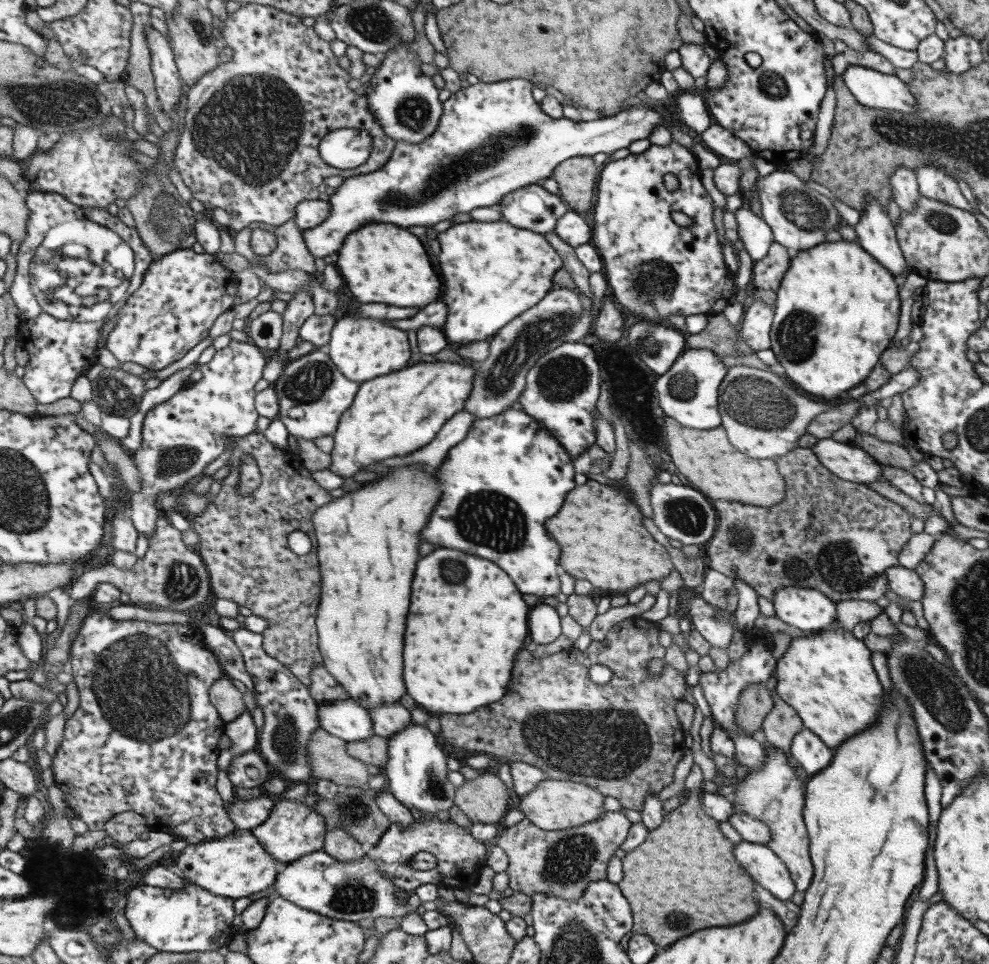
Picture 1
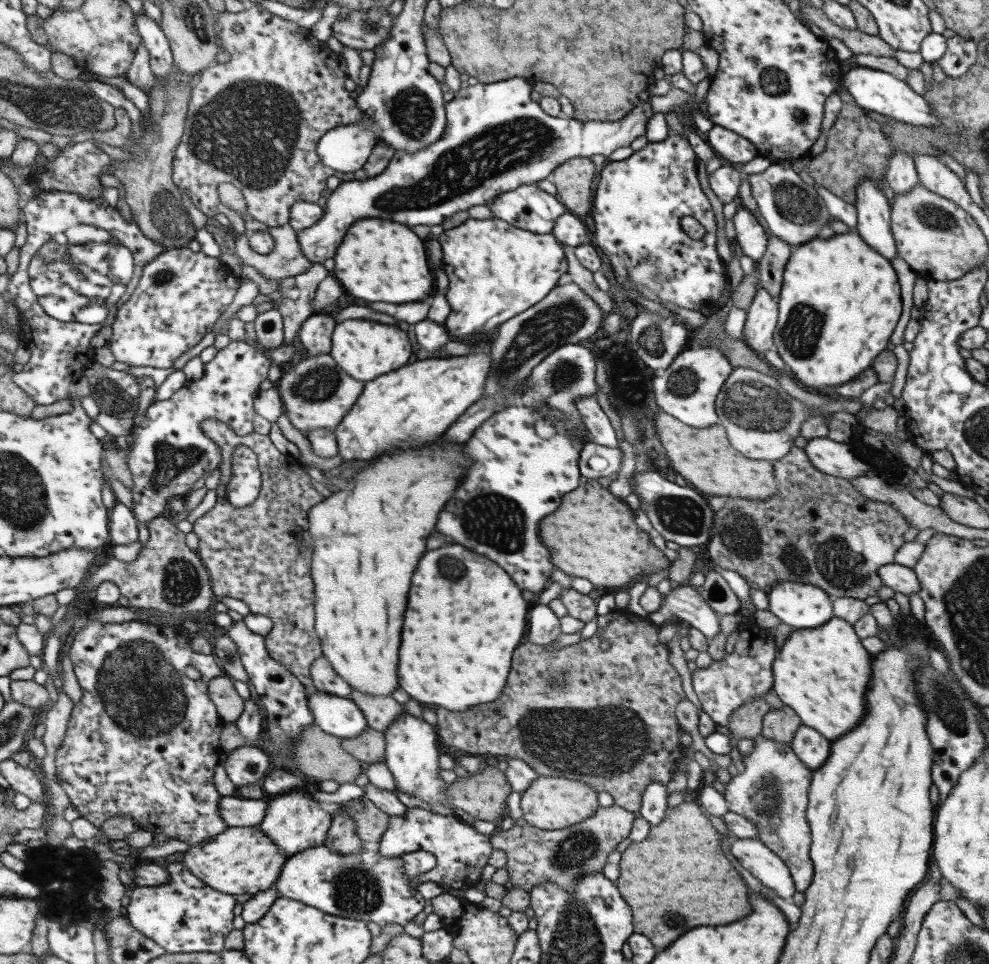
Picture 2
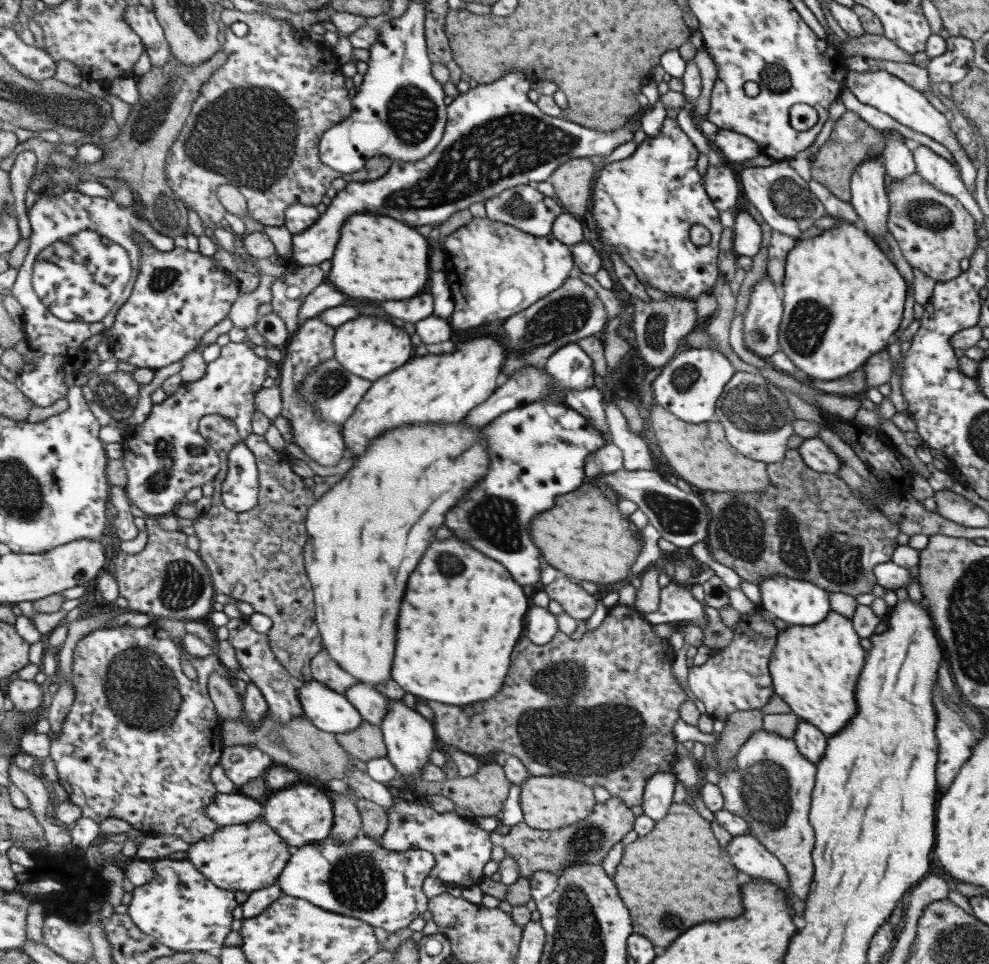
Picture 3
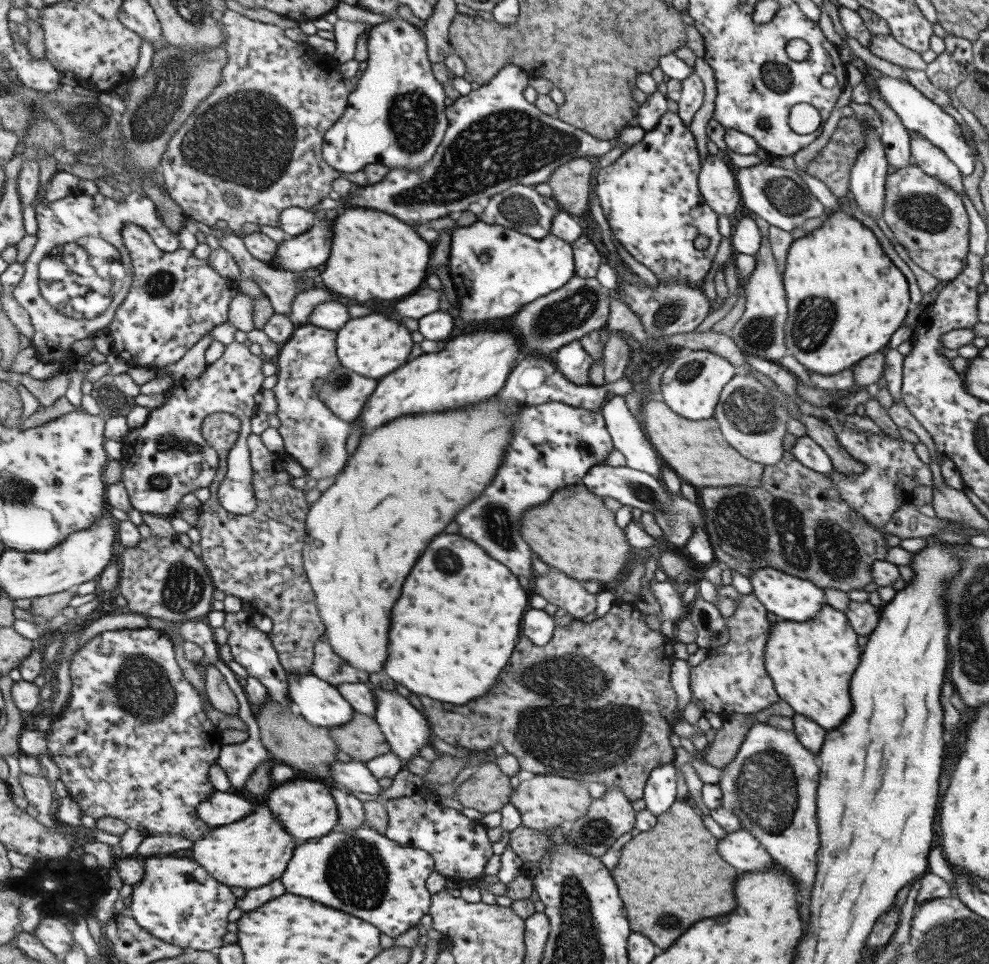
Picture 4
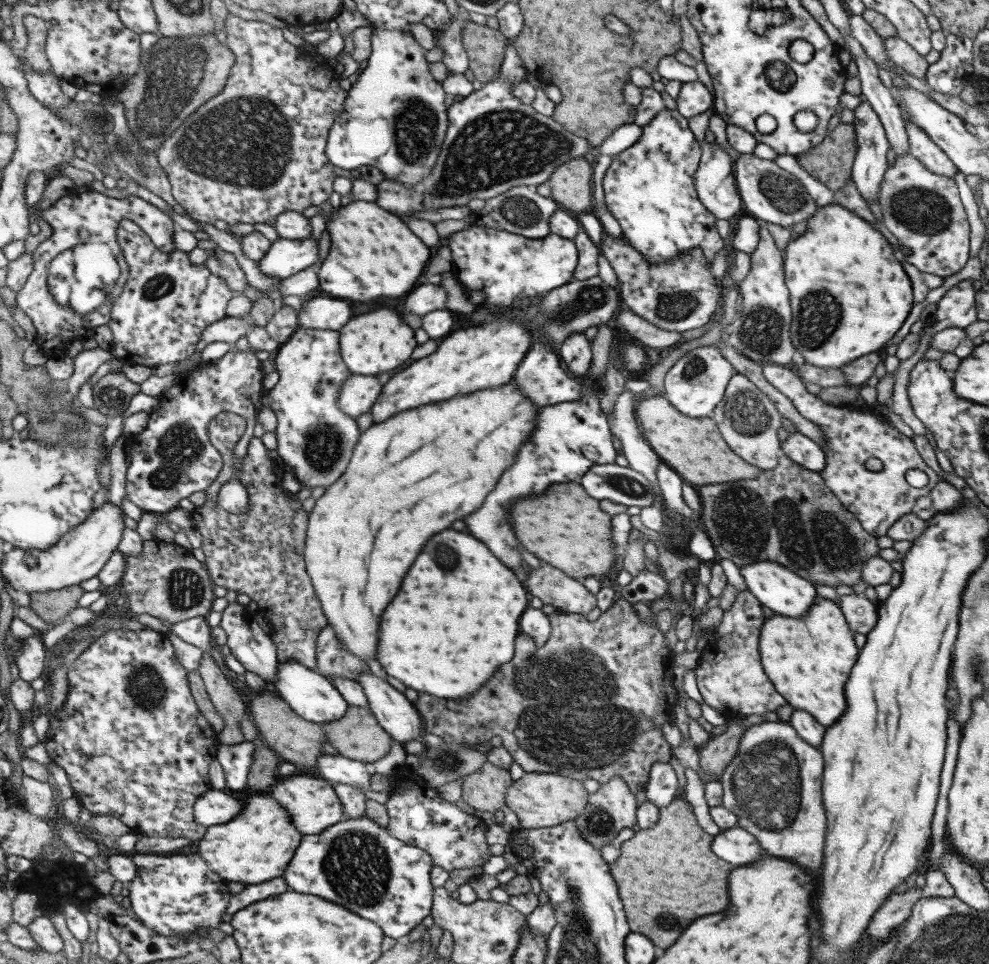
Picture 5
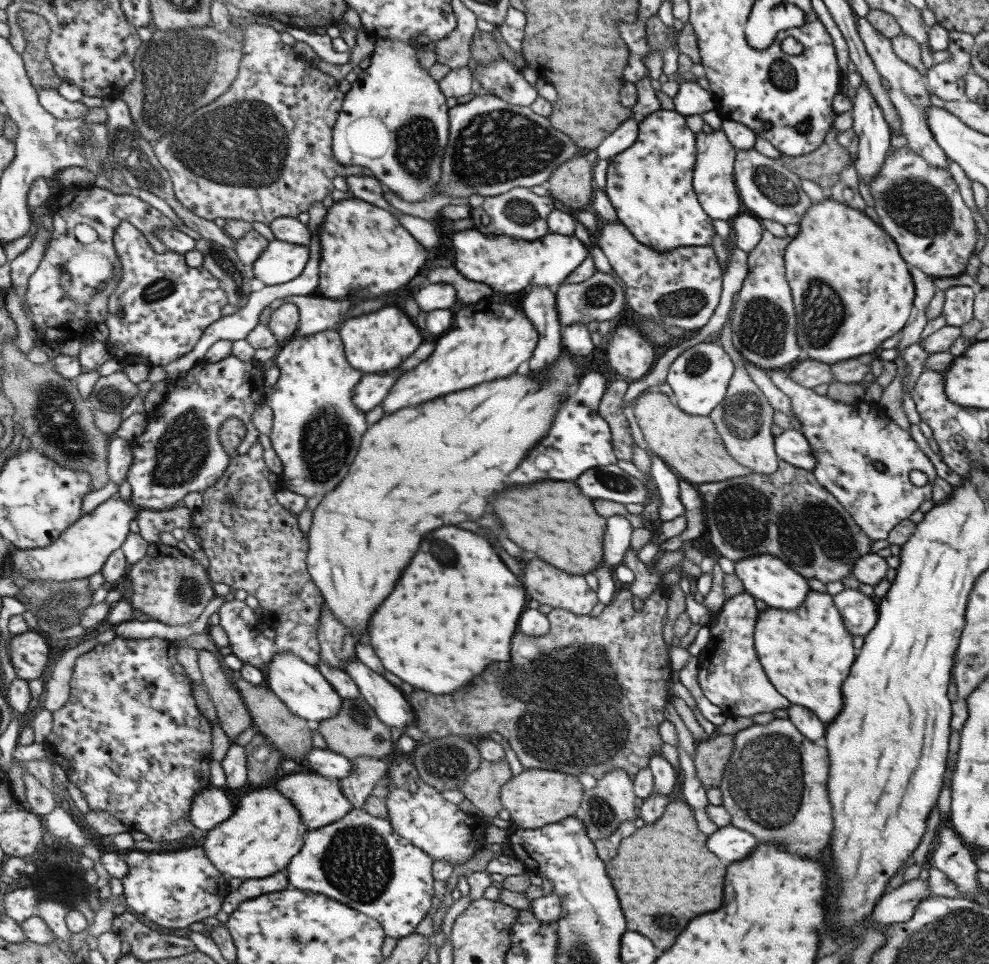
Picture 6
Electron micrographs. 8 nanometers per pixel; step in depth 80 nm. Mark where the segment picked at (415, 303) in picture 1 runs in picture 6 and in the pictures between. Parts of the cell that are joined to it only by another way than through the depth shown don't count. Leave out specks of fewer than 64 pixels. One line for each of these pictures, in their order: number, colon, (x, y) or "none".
2: (377, 261)
3: (378, 258)
4: (373, 255)
5: (371, 253)
6: (372, 254)

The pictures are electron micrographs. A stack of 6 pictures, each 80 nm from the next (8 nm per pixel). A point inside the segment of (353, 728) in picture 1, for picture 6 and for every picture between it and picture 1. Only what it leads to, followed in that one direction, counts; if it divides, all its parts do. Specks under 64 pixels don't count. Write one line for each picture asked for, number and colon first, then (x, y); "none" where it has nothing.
2: (337, 716)
3: (329, 711)
4: (319, 703)
5: (308, 694)
6: (304, 692)

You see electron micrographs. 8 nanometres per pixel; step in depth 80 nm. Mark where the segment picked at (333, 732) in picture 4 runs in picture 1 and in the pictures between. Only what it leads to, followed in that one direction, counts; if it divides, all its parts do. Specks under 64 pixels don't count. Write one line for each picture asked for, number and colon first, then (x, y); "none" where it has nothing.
1: (372, 751)
2: (368, 746)
3: (364, 742)

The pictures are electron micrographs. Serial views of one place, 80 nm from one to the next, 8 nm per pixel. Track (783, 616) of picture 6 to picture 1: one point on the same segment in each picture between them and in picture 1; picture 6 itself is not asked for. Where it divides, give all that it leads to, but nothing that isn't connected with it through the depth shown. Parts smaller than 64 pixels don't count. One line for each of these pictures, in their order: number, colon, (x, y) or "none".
1: (826, 678)
2: (821, 673)
3: (814, 669)
4: (810, 663)
5: (808, 658)

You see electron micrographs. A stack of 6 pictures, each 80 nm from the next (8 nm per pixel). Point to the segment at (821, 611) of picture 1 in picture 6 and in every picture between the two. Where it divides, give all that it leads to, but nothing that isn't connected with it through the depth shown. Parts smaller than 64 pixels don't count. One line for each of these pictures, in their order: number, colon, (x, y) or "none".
2: (798, 605)
3: (797, 602)
4: (790, 598)
5: (782, 591)
6: (764, 577)

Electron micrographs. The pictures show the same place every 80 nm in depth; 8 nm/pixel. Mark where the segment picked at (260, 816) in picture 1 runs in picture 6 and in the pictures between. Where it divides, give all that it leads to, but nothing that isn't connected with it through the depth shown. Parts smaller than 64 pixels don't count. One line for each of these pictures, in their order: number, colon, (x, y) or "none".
2: (235, 811)
3: (225, 809)
4: (219, 808)
5: (213, 807)
6: (210, 806)

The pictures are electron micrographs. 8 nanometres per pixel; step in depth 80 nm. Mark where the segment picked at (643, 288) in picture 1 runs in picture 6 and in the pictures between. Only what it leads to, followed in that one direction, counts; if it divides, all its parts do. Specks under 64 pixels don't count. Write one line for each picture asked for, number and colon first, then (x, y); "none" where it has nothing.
2: (638, 201)
3: (644, 204)
4: (649, 197)
5: (648, 188)
6: (649, 184)

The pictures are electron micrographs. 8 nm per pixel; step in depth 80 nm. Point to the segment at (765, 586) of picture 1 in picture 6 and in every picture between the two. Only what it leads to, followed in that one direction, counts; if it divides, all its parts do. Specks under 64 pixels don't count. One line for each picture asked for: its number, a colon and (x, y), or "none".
2: (816, 529)
3: (805, 525)
4: (794, 521)
5: (795, 521)
6: (787, 514)

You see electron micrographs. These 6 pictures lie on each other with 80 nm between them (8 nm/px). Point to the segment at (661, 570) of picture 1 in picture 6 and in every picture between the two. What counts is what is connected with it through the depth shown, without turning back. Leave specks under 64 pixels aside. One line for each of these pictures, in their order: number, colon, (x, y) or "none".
2: (592, 534)
3: (584, 536)
4: (573, 531)
5: (565, 527)
6: (551, 519)

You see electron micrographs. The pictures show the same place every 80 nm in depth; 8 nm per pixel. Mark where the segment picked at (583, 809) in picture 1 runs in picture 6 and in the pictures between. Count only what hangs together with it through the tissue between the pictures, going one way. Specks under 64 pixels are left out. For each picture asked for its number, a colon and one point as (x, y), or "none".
2: (548, 803)
3: (547, 802)
4: (544, 801)
5: (538, 800)
6: (535, 797)

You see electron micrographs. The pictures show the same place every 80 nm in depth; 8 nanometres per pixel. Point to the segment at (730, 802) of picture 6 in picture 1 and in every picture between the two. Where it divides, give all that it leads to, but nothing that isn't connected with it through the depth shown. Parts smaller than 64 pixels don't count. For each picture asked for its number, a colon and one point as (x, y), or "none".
1: (773, 794)
2: (771, 792)
3: (770, 788)
4: (770, 785)
5: (772, 785)

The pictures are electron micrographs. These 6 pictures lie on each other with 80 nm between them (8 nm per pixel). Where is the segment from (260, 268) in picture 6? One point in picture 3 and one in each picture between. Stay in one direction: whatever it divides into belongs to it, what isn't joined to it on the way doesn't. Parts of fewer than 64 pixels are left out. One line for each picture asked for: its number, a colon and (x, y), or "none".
3: (494, 138)
4: (308, 250)
5: (283, 258)

